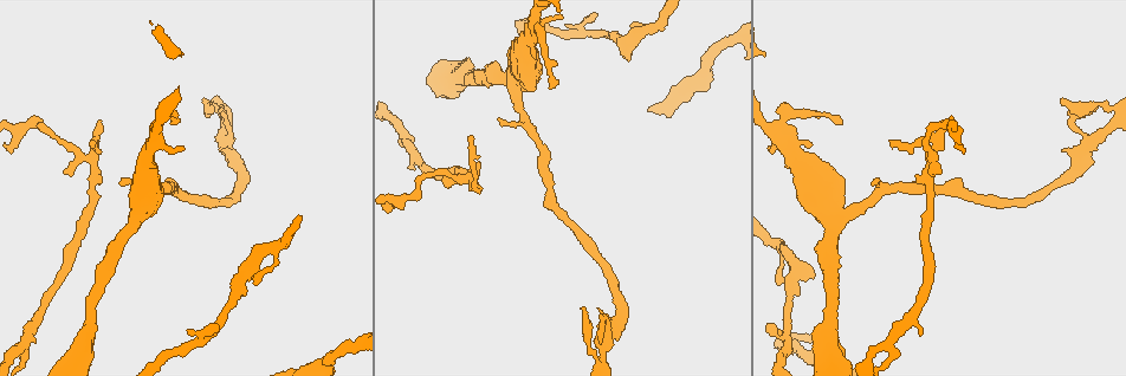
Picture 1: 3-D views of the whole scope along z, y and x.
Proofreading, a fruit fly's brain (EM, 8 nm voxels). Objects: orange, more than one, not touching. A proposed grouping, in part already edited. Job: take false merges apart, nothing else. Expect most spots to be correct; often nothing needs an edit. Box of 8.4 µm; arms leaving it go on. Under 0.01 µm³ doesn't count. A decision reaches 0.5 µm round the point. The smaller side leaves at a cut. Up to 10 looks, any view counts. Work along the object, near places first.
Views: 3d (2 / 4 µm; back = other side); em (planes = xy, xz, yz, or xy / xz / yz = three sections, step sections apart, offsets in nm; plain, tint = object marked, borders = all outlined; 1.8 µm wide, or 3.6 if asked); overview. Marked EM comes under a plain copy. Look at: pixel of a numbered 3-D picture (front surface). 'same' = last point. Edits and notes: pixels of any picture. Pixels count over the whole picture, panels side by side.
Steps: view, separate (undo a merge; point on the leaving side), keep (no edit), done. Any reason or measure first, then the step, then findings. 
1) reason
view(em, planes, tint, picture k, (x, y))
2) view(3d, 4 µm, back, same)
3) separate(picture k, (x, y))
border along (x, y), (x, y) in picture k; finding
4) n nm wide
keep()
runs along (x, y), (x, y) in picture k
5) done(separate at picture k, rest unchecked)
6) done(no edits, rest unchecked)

abrupt turn
view(3d, 4 µm, picture 1, (24, 345))

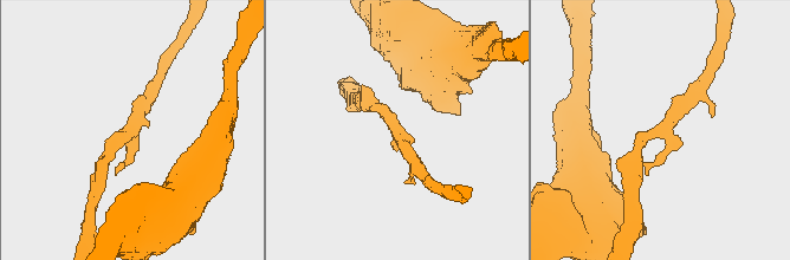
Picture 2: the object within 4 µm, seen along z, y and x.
view(em, planes, tint, picture 2, (660, 130))

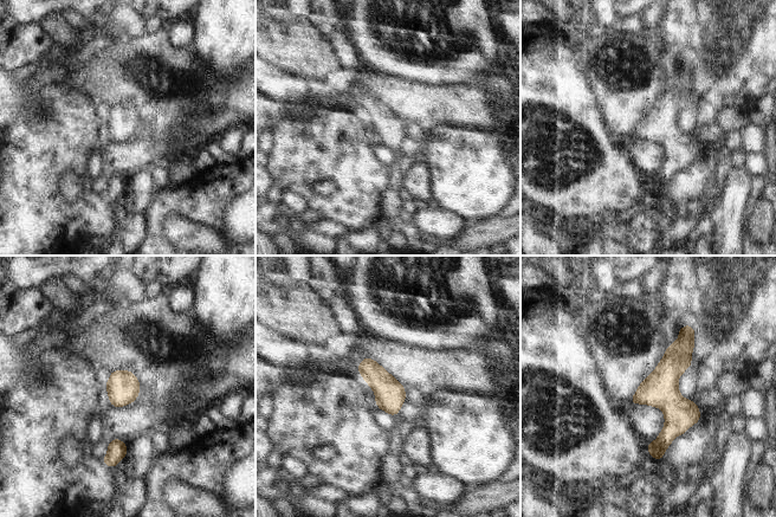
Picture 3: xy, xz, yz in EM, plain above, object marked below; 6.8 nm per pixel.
keep()
runs along (689, 328), (658, 457) in picture 3; one cell here

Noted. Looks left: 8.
sharp bend
view(3d, 2 µm, picture 1, (93, 159))

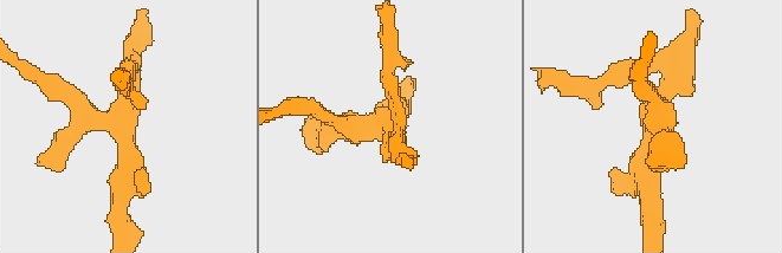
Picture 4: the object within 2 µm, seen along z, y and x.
view(em, planes, tint, picture 4, (117, 126))

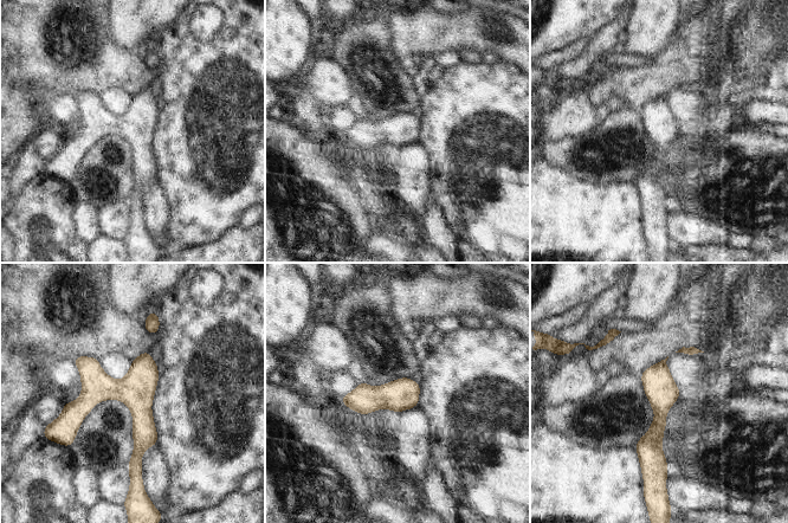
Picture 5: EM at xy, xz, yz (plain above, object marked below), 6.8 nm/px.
220 nm wide
keep()
all the same cell

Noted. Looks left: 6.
arms part here
view(3d, 4 µm, back, picture 1, (782, 137))

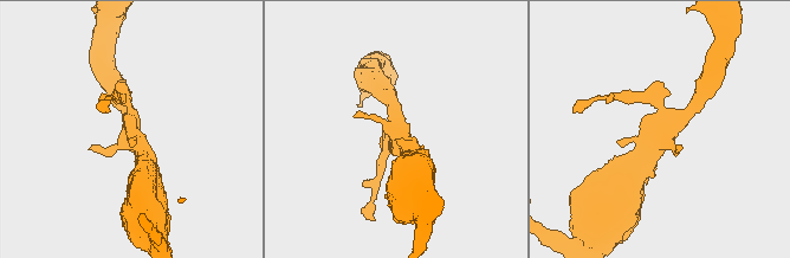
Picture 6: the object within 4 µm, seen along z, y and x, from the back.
view(em, xz, step 16, tint, picture 6, (132, 127))

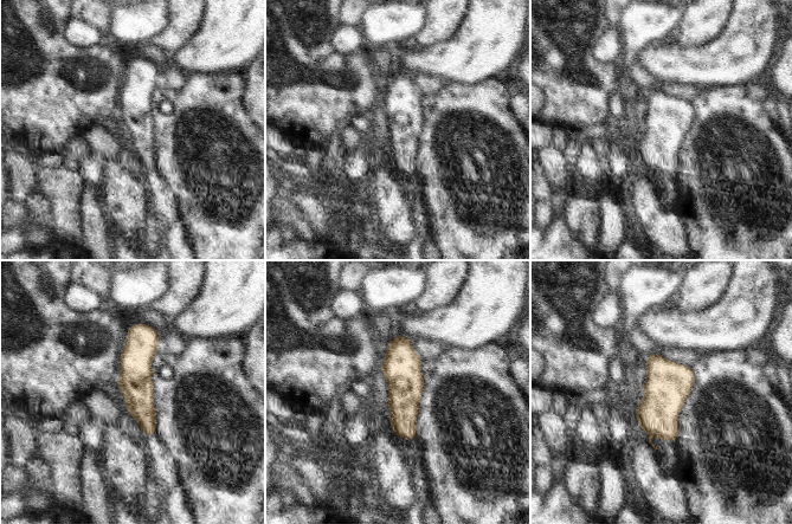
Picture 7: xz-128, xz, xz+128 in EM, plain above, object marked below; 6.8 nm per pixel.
another direction
view(em, planes, tint, same)

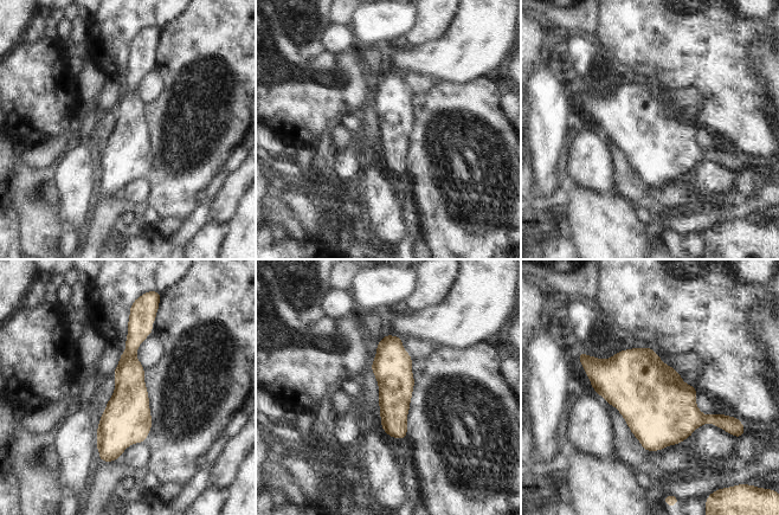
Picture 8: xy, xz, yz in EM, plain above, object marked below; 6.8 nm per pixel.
260 nm wide
keep()
runs along (136, 322), (127, 419), (103, 458) in picture 8; continuous, no second cell

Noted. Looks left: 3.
calibre changes
view(3d, 4 µm, back, picture 1, (267, 249))

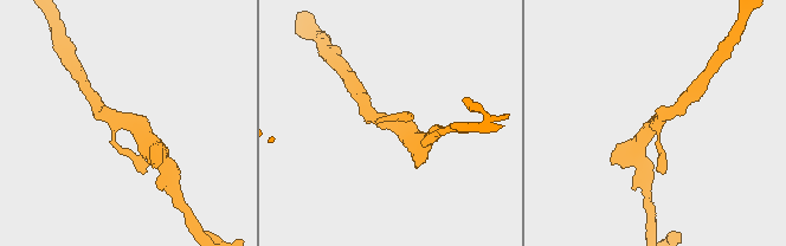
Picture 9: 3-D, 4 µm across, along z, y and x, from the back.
need the tissue
view(em, xy, step 16, tint, picture 9, (386, 123))

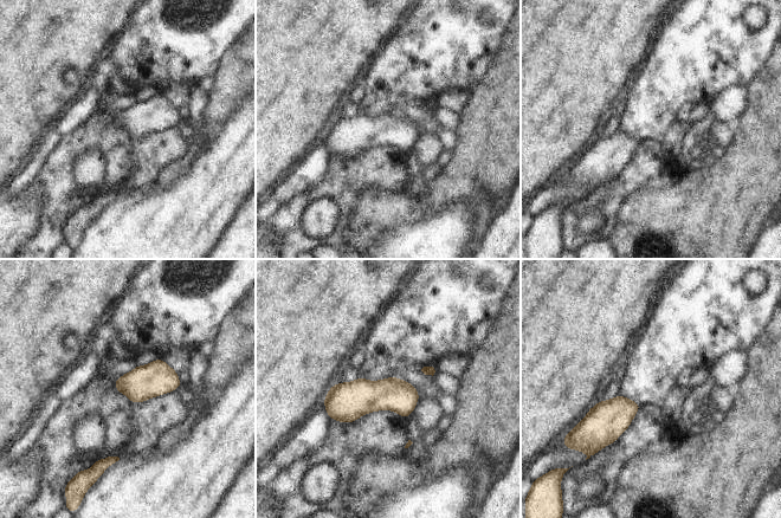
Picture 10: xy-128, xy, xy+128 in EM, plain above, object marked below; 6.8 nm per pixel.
keep()
all the same cell

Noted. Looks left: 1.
done(no edits, rest unchecked)

